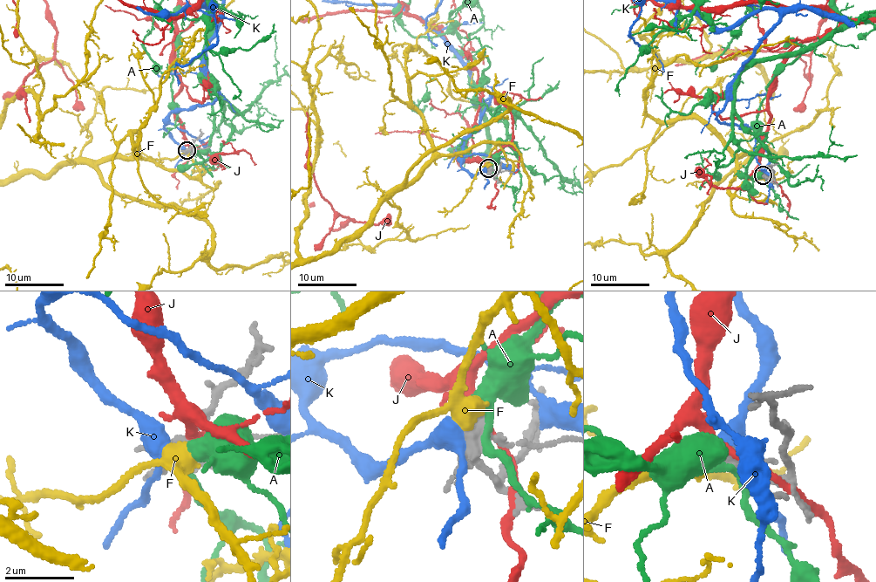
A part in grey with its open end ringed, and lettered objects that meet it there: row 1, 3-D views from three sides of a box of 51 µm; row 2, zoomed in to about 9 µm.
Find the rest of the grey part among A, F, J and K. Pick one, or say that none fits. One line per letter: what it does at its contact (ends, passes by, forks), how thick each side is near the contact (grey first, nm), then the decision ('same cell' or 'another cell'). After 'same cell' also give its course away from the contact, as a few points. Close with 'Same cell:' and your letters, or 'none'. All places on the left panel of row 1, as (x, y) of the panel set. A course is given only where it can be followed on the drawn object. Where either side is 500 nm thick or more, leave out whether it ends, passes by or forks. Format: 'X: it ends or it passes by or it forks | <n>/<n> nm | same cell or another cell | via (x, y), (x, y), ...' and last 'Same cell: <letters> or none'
A: it passes by | 360/240 nm | another cell
F: it passes by | 360/400 nm | same cell
J: it passes by | 320/220 nm | another cell
K: it passes by | 340/400 nm | another cell
Same cell: F

